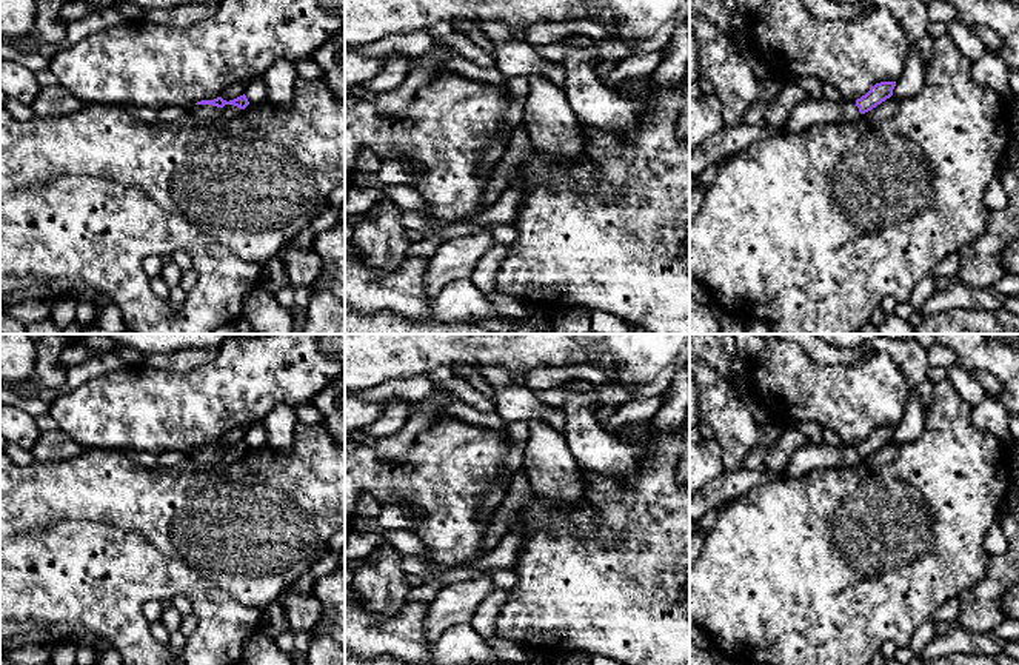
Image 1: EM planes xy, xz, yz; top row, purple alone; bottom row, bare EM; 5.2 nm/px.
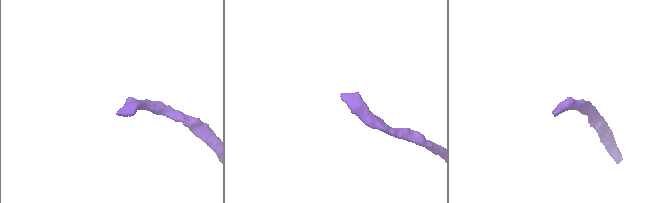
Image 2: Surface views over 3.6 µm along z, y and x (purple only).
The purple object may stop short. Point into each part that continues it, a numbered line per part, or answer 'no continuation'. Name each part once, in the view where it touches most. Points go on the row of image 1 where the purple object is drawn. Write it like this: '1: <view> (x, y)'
1: xy (199, 111)

